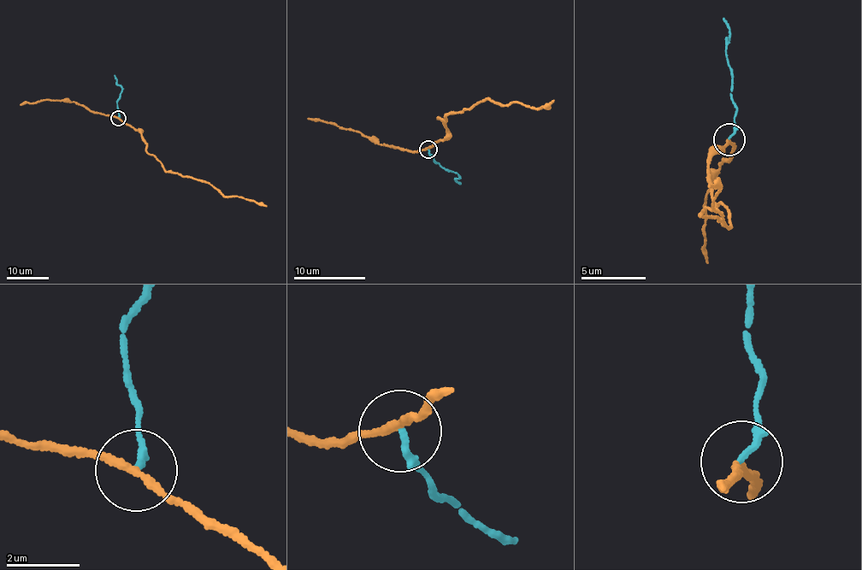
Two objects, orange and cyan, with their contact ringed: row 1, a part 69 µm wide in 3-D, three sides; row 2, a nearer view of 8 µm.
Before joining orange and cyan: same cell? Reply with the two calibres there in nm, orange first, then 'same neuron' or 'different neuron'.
calibres 200 and 170 nm; different neuron

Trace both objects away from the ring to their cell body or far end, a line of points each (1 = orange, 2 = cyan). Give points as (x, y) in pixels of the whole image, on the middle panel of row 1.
1: (428, 148), (442, 140), (446, 129), (438, 118), (490, 99), (534, 108), (554, 100)
2: (428, 149), (441, 167), (459, 176), (456, 180), (460, 183)

